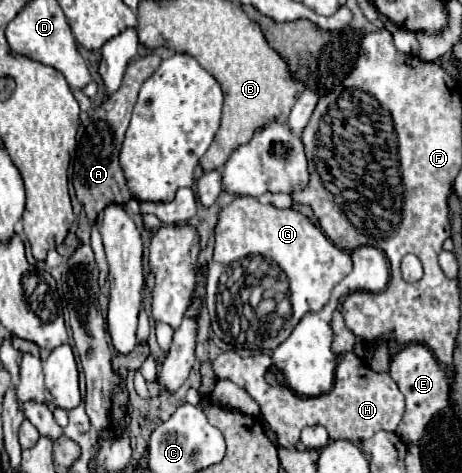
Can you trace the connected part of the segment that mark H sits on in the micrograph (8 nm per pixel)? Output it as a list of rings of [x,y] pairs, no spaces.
[[[234,350],[223,352],[213,360],[213,370],[217,378],[227,378],[235,382],[239,388],[243,388],[245,392],[249,392],[249,396],[259,404],[263,420],[277,434],[281,448],[293,448],[299,442],[301,430],[317,424],[325,426],[331,440],[345,438],[351,440],[353,444],[361,444],[363,440],[371,438],[379,430],[395,432],[405,412],[403,394],[399,392],[391,376],[387,372],[371,370],[355,352],[343,354],[335,372],[335,384],[331,392],[321,396],[311,396],[311,398],[295,394],[285,384],[269,386],[265,380],[265,374],[269,370],[267,354],[253,354],[241,358]]]

